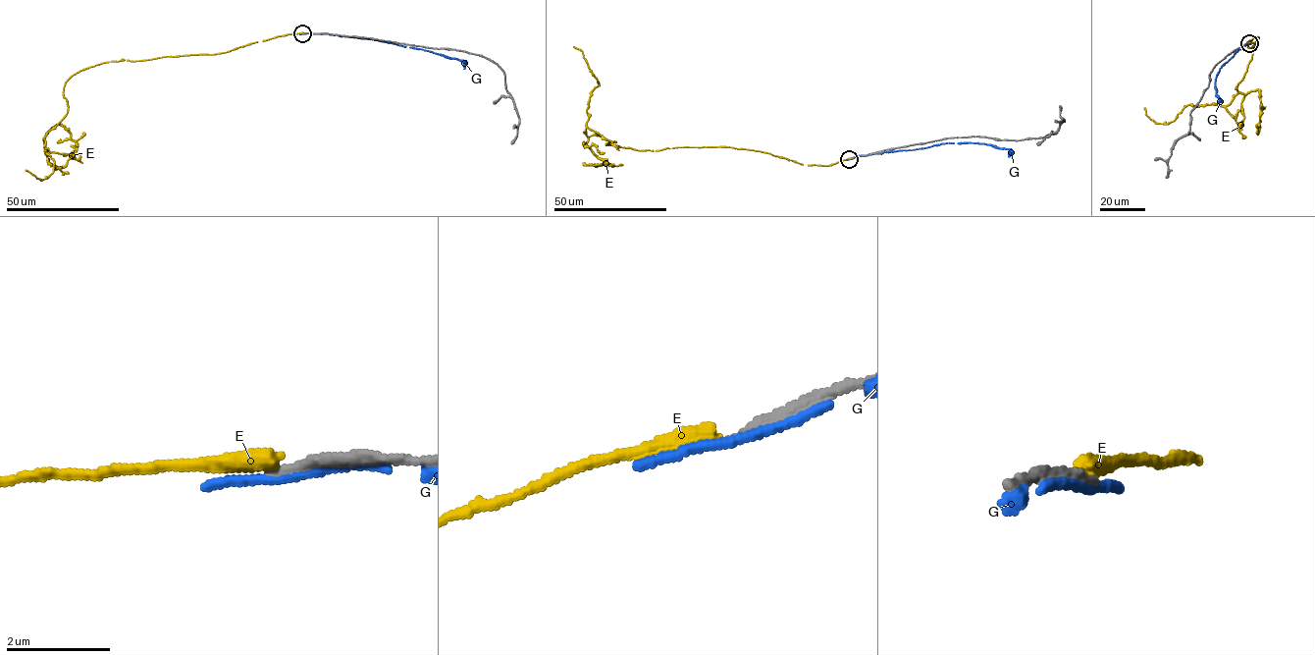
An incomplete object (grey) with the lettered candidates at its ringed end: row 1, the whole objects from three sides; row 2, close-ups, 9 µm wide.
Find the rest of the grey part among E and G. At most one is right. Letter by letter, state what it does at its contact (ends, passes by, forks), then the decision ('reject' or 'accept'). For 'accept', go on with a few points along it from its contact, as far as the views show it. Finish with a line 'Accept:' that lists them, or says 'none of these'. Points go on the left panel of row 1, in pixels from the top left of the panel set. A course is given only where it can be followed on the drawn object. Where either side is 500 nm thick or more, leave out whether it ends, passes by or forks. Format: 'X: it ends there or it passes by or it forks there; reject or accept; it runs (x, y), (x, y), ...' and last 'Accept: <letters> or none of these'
E: it ends there; reject
G: it ends there; reject
Accept: none of these

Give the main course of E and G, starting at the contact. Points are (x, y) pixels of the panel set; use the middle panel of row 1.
E: (849, 159), (819, 165), (727, 146), (605, 144), (603, 136), (585, 134), (599, 82), (573, 46)
G: (853, 157), (946, 142), (991, 144), (1008, 148), (1009, 153)

